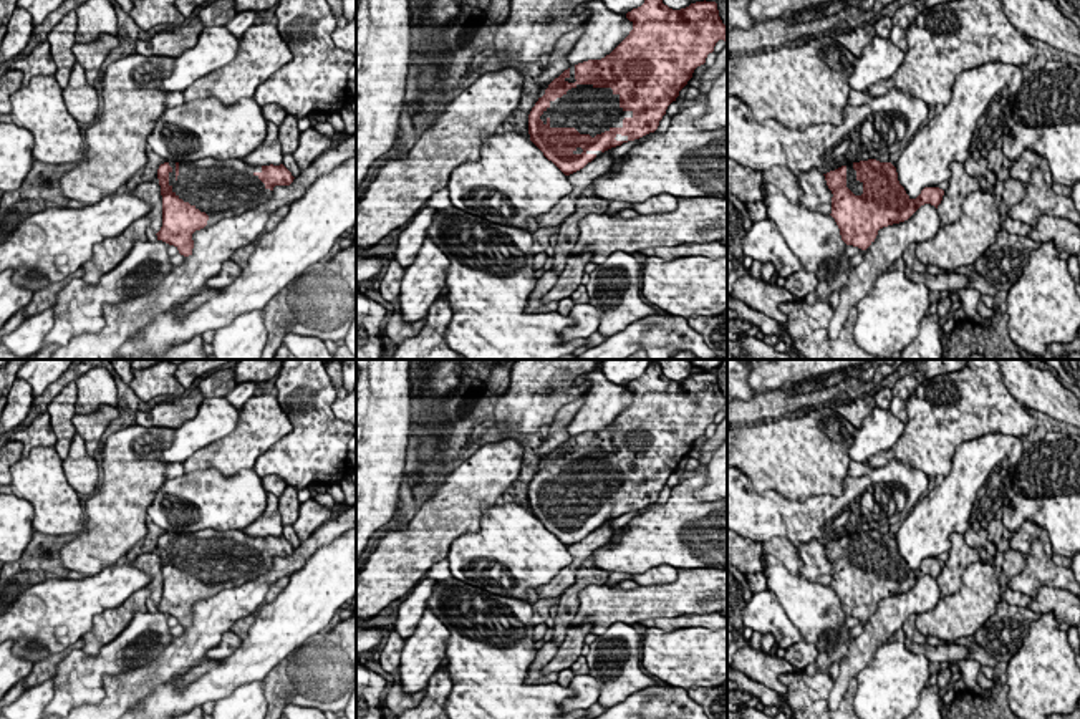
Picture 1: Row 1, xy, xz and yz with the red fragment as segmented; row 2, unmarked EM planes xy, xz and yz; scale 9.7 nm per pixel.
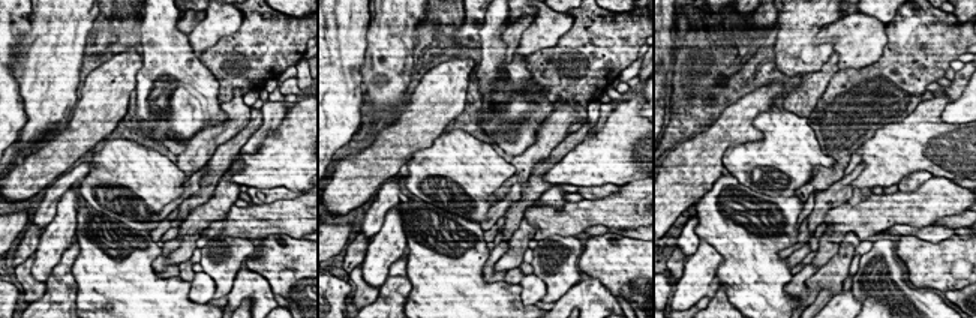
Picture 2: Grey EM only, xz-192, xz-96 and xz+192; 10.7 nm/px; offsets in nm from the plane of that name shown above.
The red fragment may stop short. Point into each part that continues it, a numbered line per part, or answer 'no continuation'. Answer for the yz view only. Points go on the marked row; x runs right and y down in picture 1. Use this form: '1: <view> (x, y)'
1: yz (855, 186)

